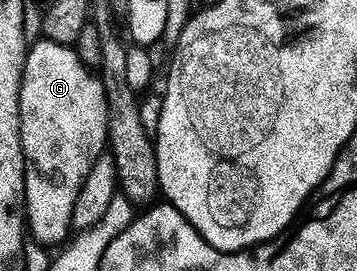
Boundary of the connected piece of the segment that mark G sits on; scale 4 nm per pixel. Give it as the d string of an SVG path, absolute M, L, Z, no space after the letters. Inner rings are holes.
M38 39L26 51L18 106L26 160L24 221L34 241L58 247L72 233L72 207L76 207L88 171L108 145L104 87L71 46Z

